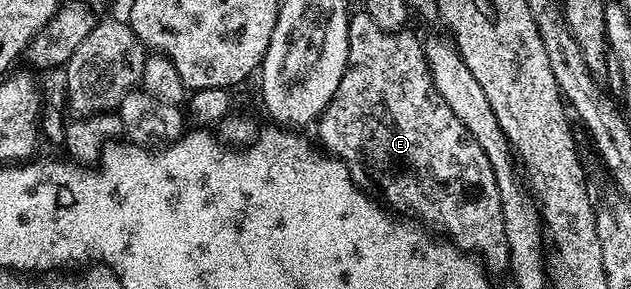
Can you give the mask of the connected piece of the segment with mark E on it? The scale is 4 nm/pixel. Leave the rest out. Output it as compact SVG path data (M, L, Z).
M363 20L360 26L356 25L354 27L352 36L349 39L347 71L343 73L341 84L337 84L337 92L331 97L331 103L323 109L322 114L320 114L317 119L319 138L323 141L323 143L321 143L322 149L330 154L332 158L339 159L339 161L347 166L347 171L351 173L352 182L354 182L359 189L374 192L388 207L394 208L396 211L407 212L403 210L412 210L412 212L416 214L412 215L414 215L424 227L438 232L446 241L450 242L452 246L458 246L460 250L466 250L467 253L478 256L488 271L506 271L511 264L509 260L509 244L505 236L503 201L501 200L501 192L497 188L497 180L493 176L493 168L487 163L487 157L481 147L474 144L459 146L459 138L455 133L460 133L461 127L459 123L452 118L451 109L445 104L445 100L441 100L441 96L433 84L422 49L415 47L414 50L414 48L411 47L410 40L402 38L403 36L404 35L399 32L387 33L383 30L379 30L378 27L372 25L371 22L367 20Z

